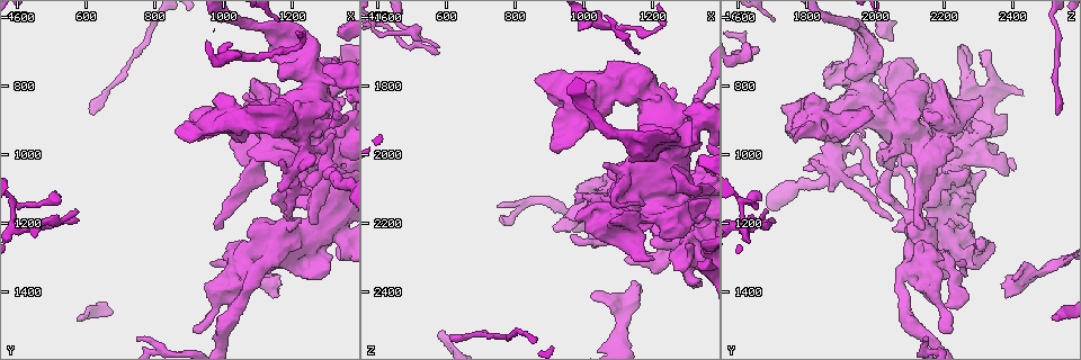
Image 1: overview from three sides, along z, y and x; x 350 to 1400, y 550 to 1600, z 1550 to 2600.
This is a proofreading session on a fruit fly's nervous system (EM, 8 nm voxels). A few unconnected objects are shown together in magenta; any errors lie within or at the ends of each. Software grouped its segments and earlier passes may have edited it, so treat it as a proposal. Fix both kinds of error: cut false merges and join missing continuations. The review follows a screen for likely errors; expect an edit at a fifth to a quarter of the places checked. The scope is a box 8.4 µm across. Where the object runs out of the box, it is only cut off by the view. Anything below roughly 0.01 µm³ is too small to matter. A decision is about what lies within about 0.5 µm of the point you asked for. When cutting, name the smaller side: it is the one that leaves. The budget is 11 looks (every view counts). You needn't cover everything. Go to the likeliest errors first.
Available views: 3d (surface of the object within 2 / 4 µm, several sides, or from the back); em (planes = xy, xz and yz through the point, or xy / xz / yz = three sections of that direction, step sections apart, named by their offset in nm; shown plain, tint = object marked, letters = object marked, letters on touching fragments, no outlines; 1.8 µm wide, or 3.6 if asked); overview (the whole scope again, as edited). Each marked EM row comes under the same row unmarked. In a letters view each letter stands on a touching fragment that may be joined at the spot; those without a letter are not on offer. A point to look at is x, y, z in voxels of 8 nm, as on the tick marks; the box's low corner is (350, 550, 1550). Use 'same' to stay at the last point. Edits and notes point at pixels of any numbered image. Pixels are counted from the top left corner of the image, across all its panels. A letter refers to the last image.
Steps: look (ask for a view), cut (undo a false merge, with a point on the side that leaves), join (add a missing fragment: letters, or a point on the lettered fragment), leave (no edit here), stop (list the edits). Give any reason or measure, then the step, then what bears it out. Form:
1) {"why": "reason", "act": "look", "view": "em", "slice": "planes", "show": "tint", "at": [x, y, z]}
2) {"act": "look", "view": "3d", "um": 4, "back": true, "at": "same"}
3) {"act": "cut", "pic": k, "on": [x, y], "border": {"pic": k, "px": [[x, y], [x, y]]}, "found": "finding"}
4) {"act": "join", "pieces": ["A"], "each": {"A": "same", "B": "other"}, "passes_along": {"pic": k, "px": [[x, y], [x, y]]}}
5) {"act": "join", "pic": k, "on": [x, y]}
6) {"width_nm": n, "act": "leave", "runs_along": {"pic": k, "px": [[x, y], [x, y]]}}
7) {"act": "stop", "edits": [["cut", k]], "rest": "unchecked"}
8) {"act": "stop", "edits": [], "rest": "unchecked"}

{"why": "sharp bend", "act": "look", "view": "em", "um": 3.6, "slice": "planes", "show": "tint", "at": [935, 930, 1885]}

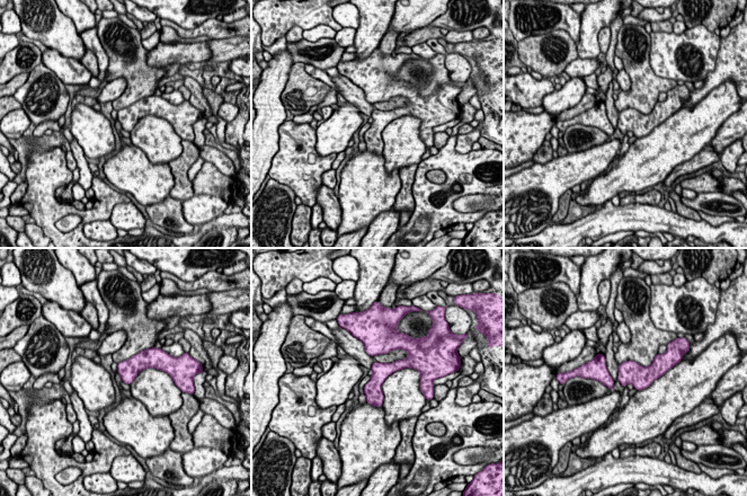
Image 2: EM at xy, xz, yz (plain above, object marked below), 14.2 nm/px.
{"act": "look", "view": "em", "um": 3.6, "slice": "planes", "show": "letters", "at": "same"}

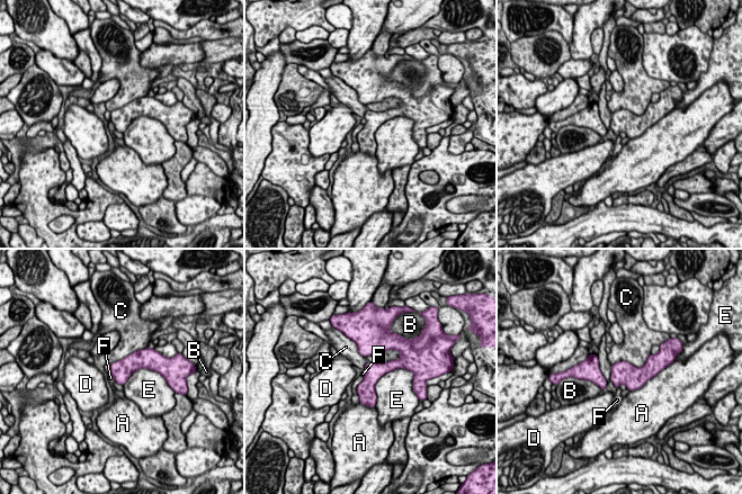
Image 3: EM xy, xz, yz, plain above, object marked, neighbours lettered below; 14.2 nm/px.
{"act": "leave", "each": {"A": "other", "B": "other", "C": "other", "D": "other", "E": "other", "F": "other"}, "runs_along": {"pic": 3, "px": [[401, 365], [382, 368], [361, 398]]}, "found": "all the same neuron"}

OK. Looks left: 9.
{"why": "branch stops here", "act": "look", "view": "3d", "um": 4, "at": [980, 1225, 2140]}

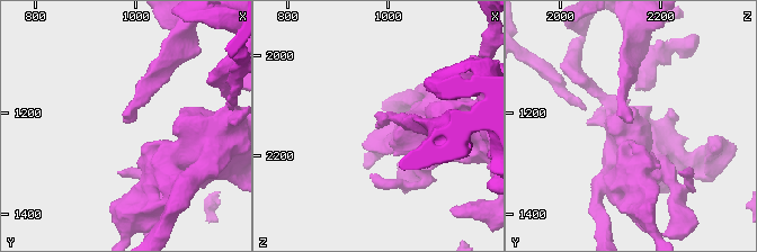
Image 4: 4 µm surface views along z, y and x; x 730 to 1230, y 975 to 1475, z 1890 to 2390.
{"act": "look", "view": "em", "slice": "planes", "show": "tint", "at": [975, 1215, 2140]}

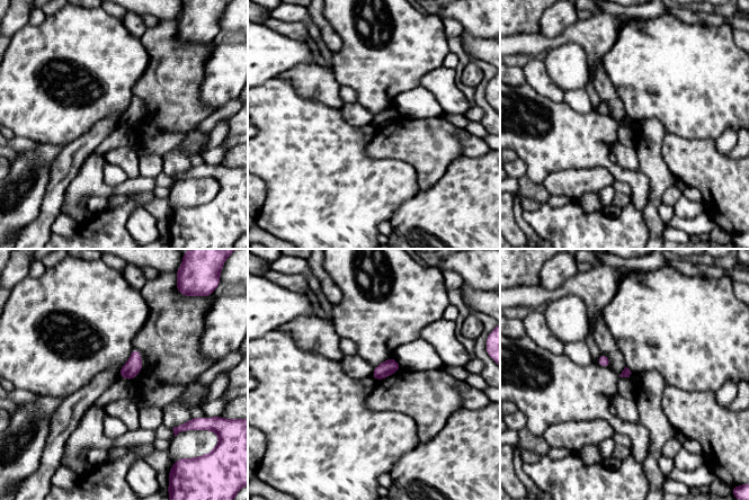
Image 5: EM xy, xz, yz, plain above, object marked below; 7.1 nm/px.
{"why": "see the neighbours", "act": "look", "view": "em", "slice": "planes", "show": "letters", "at": "same"}

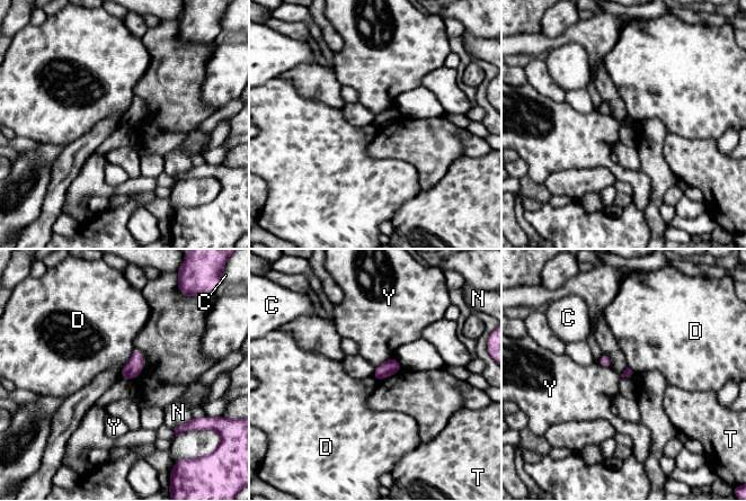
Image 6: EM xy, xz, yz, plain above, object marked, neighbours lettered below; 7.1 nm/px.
{"act": "leave", "each": {"C": "other", "D": "other", "N": "other", "T": "other", "Y": "other"}, "border": {"pic": 6, "px": [[134, 348], [131, 359], [122, 368]]}, "found": "no lettered fragment goes on from it"}

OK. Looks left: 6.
{"why": "abrupt turn", "act": "look", "view": "3d", "um": 4, "at": [1115, 865, 2100]}

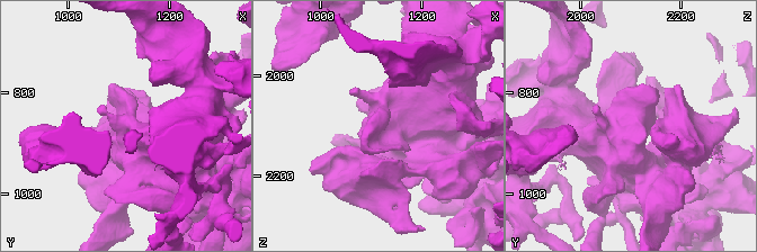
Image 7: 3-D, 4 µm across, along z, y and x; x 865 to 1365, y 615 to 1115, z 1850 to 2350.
{"why": "need the tissue", "act": "look", "view": "em", "um": 3.6, "slice": "planes", "show": "letters", "at": [1115, 865, 2095]}

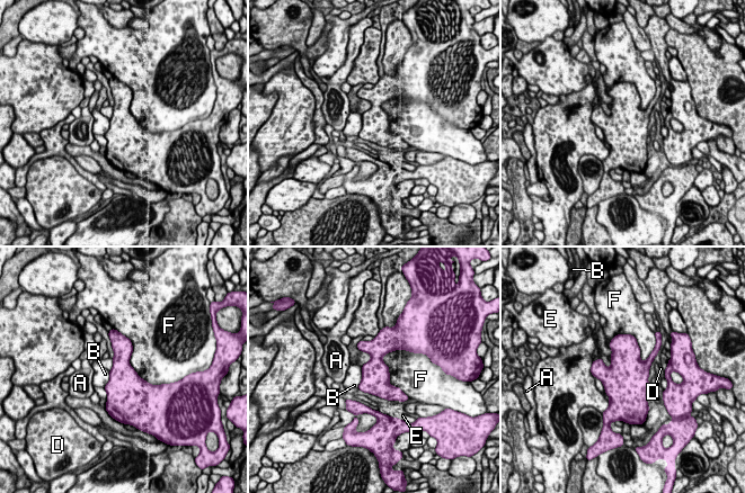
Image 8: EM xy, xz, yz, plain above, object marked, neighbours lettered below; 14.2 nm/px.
{"longest_contact_nm": ["F", 700], "act": "leave", "each": {"A": "other", "B": "other", "D": "other", "E": "other", "F": "other"}, "found": "all the same neuron"}

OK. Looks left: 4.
{"why": "thin end", "act": "look", "view": "3d", "um": 4, "at": [530, 1130, 1670]}

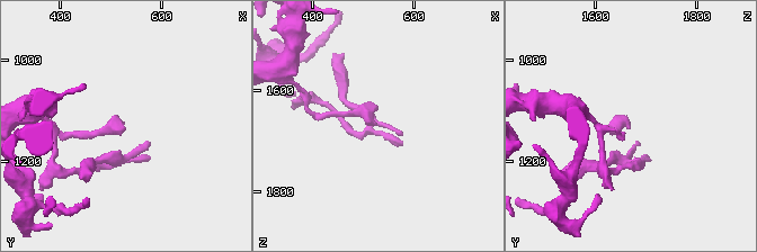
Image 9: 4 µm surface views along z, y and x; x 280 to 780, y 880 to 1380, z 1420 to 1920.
{"why": "need the tissue", "act": "look", "view": "em", "slice": "xz", "step": 16, "show": "letters", "at": [530, 1135, 1665]}

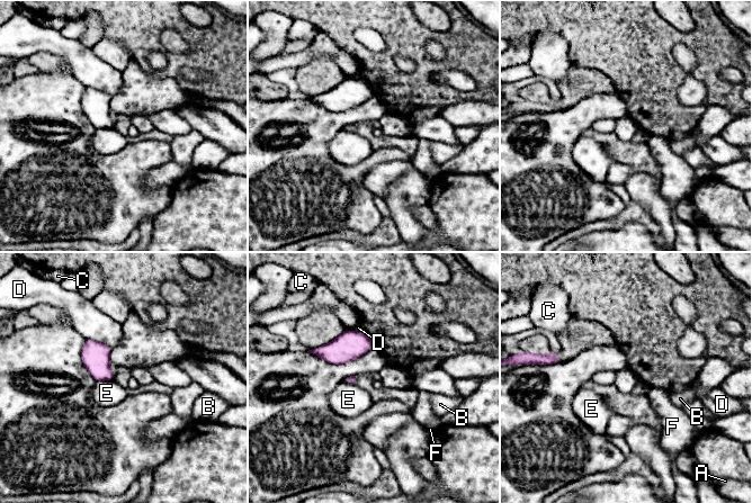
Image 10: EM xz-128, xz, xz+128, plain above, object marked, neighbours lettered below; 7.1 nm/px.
{"longest_contact_nm": ["D", 200], "act": "leave", "each": {"A": "other", "B": "other", "C": "other", "D": "other", "E": "other", "F": "other"}, "border": {"pic": 10, "px": [[114, 379], [96, 382]]}, "found": "no lettered fragment goes on from it"}

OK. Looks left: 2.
{"act": "stop", "edits": [], "rest": "unchecked"}

